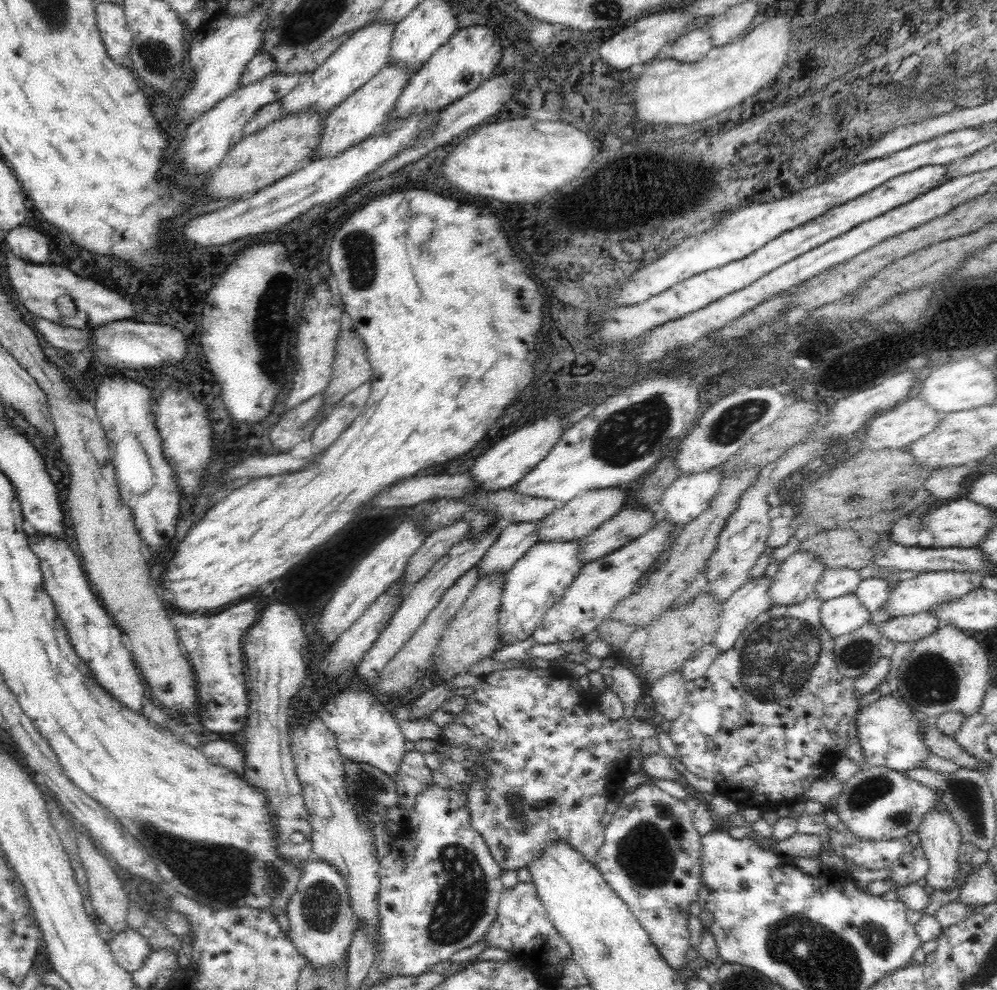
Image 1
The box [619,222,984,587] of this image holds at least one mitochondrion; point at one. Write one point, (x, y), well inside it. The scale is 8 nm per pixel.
(732, 421)

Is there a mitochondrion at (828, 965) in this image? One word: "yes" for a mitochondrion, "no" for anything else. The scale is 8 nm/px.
yes

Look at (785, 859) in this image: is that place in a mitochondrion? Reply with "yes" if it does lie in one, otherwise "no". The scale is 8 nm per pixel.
no

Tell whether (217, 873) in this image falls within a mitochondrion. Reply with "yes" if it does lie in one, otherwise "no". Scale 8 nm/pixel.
yes

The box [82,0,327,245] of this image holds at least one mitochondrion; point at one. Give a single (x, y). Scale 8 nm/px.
(156, 56)

